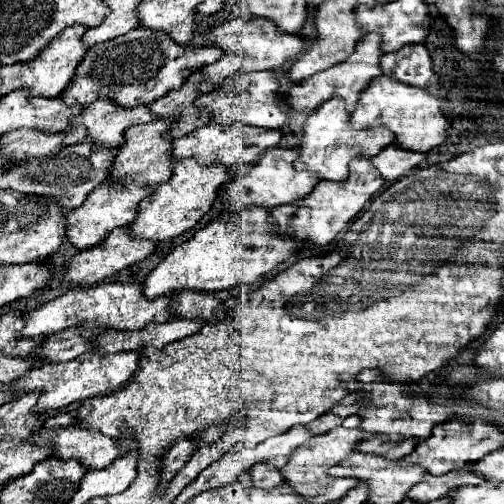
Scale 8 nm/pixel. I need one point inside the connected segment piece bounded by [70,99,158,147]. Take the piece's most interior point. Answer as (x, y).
(107, 121)

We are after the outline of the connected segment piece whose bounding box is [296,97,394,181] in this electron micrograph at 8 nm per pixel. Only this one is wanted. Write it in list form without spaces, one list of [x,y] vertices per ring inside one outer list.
[[[340,97],[322,103],[320,109],[316,109],[308,117],[302,131],[304,131],[304,137],[300,143],[300,159],[298,159],[296,167],[314,171],[320,179],[332,179],[332,181],[346,179],[348,163],[352,159],[356,159],[358,155],[374,157],[394,141],[394,133],[382,125],[354,129],[352,127],[352,113],[348,113],[344,109],[344,101]]]

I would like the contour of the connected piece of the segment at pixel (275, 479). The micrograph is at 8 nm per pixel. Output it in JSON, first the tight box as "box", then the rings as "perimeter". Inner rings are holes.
{"box":[250,463,284,489],"perimeter":[[[268,463],[254,465],[250,469],[250,475],[254,479],[254,487],[258,487],[258,489],[274,489],[274,487],[284,483],[284,475],[280,475],[278,469],[274,469]]]}

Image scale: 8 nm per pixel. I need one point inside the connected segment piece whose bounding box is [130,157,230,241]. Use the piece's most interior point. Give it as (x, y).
(177, 205)

